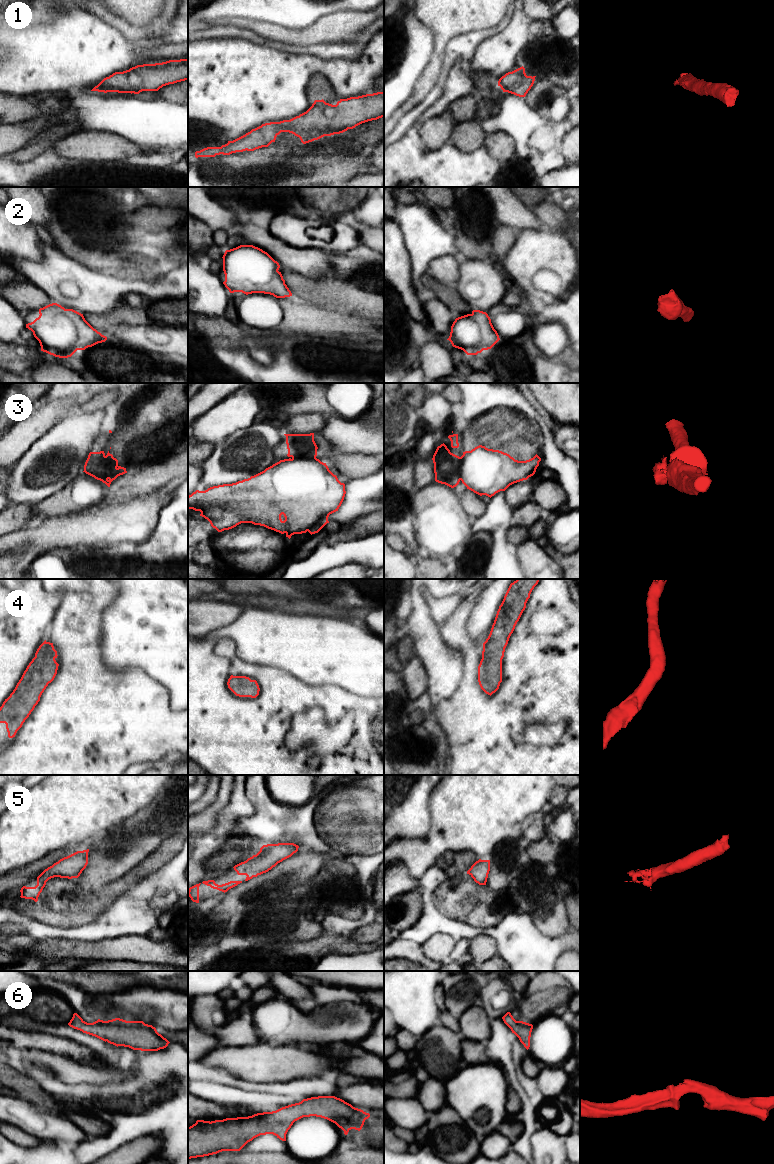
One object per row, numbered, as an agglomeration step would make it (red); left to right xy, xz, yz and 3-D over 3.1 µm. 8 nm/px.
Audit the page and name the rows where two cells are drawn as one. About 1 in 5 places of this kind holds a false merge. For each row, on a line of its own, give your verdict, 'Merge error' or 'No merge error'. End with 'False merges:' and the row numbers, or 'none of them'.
1: No merge error
2: No merge error
3: Merge error
4: No merge error
5: No merge error
6: No merge error
False merges: 3

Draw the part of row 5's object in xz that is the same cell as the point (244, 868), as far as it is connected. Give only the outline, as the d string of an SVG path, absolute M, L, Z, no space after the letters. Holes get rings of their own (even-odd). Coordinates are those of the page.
M294 843L267 844L260 851L246 861L235 865L233 868L238 875L246 875L245 881L268 872L278 863L291 857L298 851L299 846Z

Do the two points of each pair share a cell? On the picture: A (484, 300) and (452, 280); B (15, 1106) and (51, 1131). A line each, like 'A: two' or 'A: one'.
A: two
B: one

